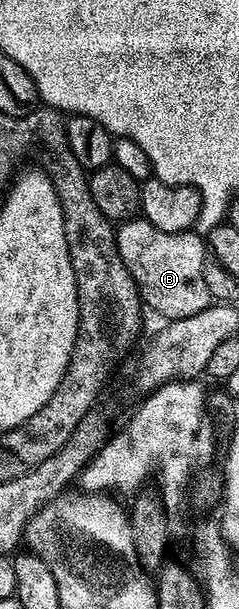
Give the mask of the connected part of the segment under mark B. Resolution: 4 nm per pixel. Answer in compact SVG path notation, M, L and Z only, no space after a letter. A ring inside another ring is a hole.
M132 218L115 228L115 241L121 262L125 262L139 288L140 301L160 312L164 321L189 318L211 307L213 299L205 284L205 262L209 255L204 237L198 231L166 232L157 230L148 220Z

